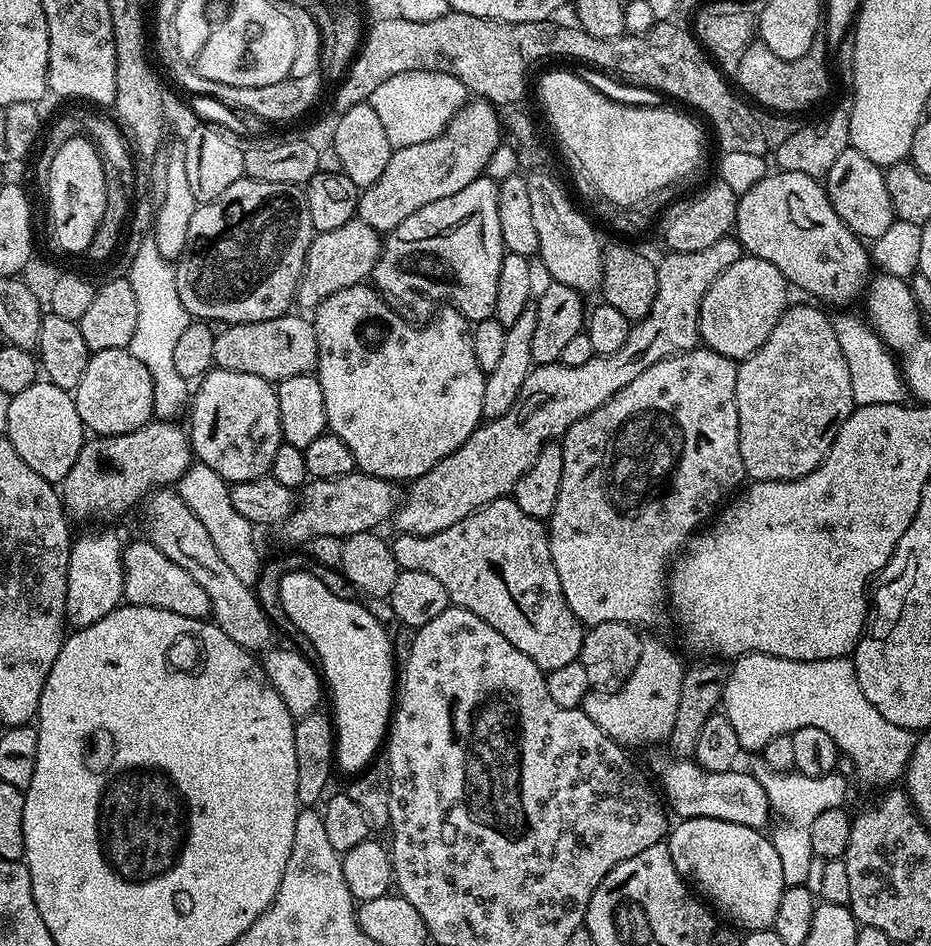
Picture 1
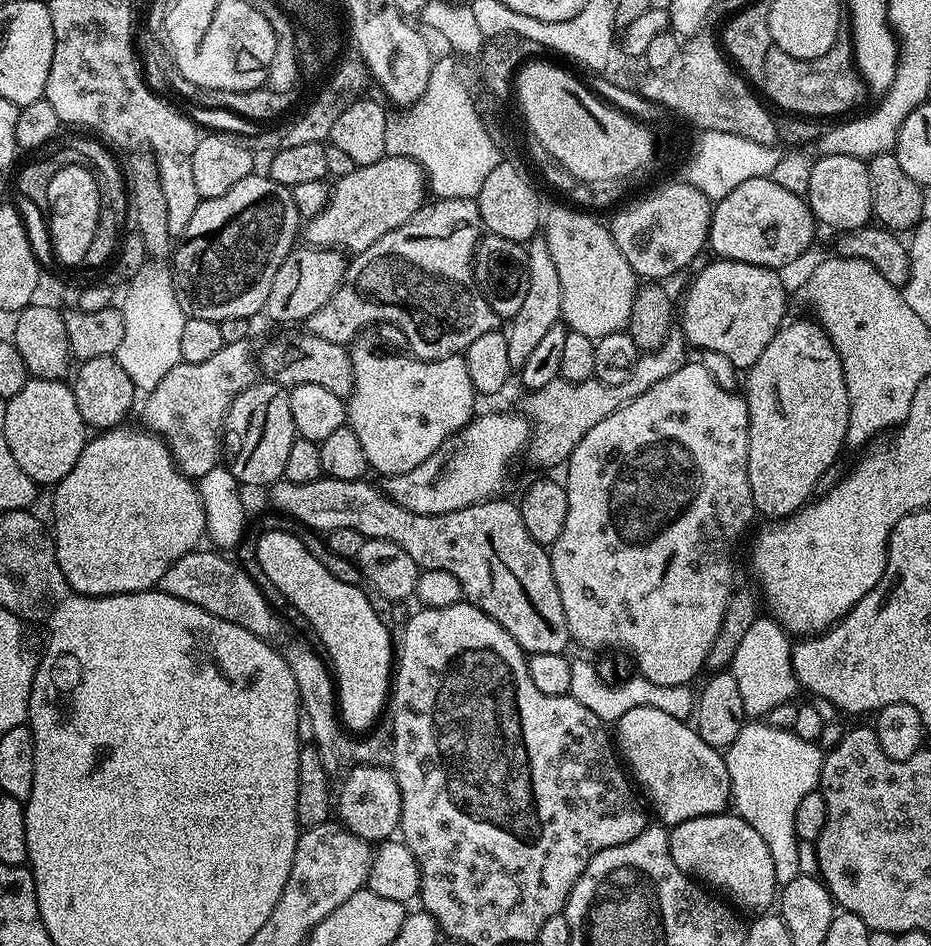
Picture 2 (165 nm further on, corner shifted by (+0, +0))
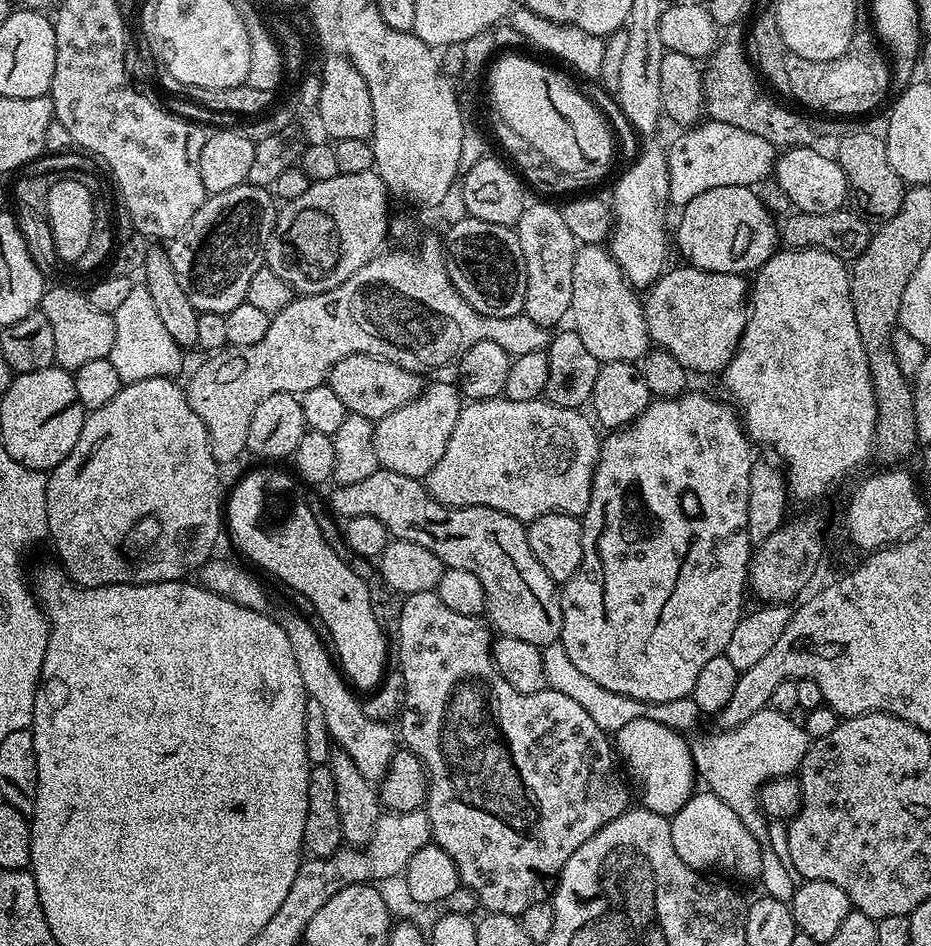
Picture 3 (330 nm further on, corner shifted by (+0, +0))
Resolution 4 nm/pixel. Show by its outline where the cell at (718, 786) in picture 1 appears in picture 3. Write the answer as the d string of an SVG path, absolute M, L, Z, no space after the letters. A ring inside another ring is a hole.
M634 719L614 736L619 759L629 772L627 775L633 789L638 790L641 807L669 818L685 805L696 788L691 745L680 734L677 729L668 728L654 719Z

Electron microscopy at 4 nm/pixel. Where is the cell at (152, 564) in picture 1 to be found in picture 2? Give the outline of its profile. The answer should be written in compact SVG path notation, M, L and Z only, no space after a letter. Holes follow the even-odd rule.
M197 550L178 558L178 562L174 562L170 570L162 574L159 591L182 598L182 602L190 602L218 618L226 618L226 622L234 622L263 640L275 641L275 636L286 628L281 613L272 609L273 605L264 597L260 587L245 574L235 559L227 560L224 557L227 555L211 551Z

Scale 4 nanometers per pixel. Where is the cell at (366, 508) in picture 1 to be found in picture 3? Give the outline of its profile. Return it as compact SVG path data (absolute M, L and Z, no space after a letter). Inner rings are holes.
M497 398L465 403L460 409L454 434L450 434L450 442L446 442L442 458L438 458L438 466L434 466L426 478L428 492L447 508L483 506L505 512L521 522L551 512L583 517L590 502L601 441L601 437L596 436L597 425L584 414L579 408L554 406L543 398L530 402Z

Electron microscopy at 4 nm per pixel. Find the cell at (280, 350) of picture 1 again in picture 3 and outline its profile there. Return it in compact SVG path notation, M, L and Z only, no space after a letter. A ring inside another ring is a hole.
M350 354L350 358L342 358L332 366L326 383L341 400L342 406L346 406L348 413L362 414L362 418L370 418L374 422L386 418L386 414L394 414L394 410L406 406L406 402L418 398L426 387L425 377L421 373L411 372L386 358L370 354Z

